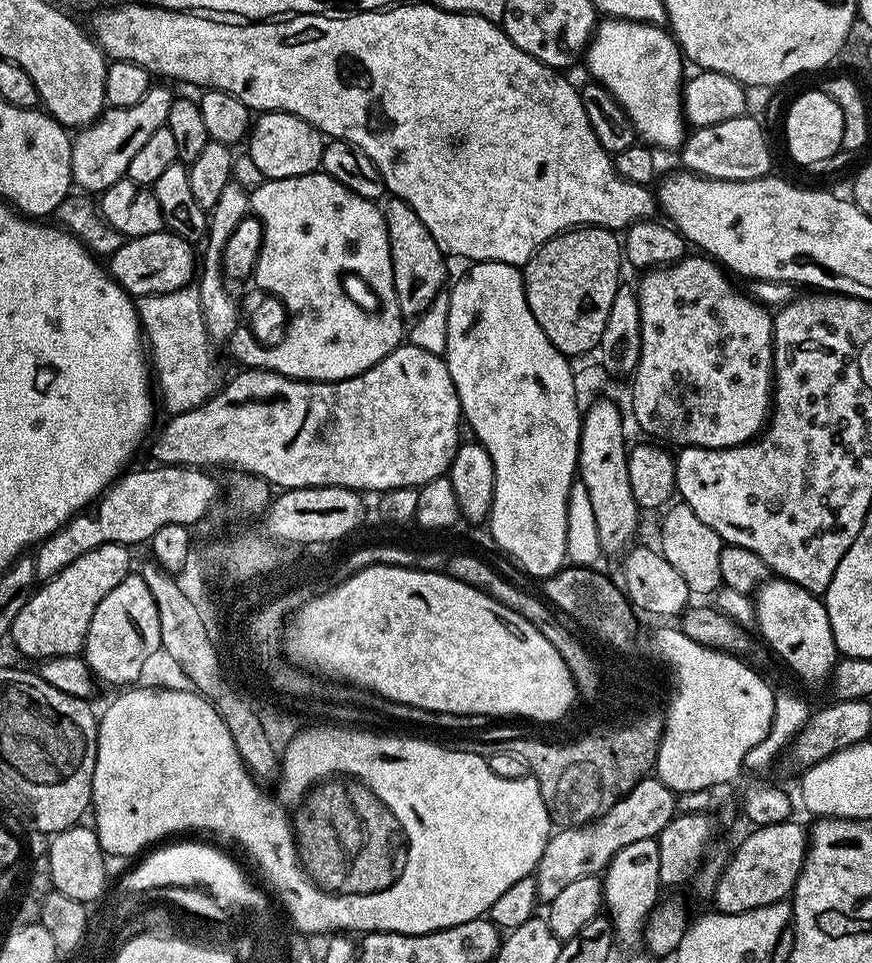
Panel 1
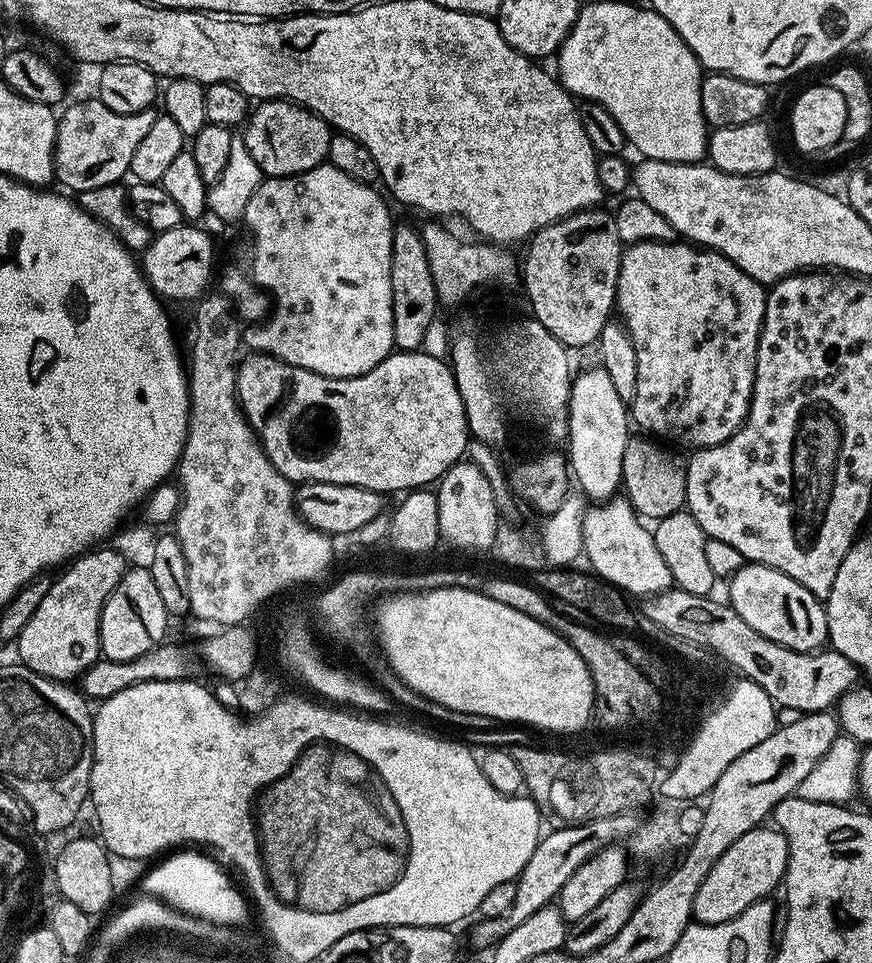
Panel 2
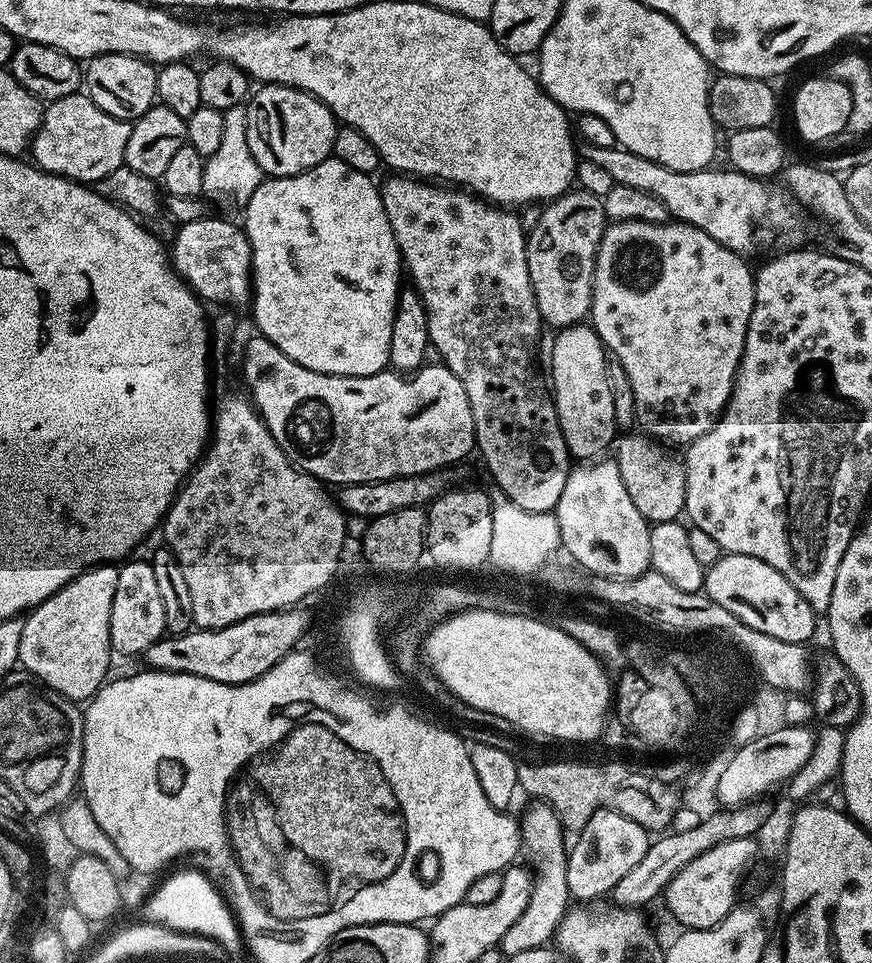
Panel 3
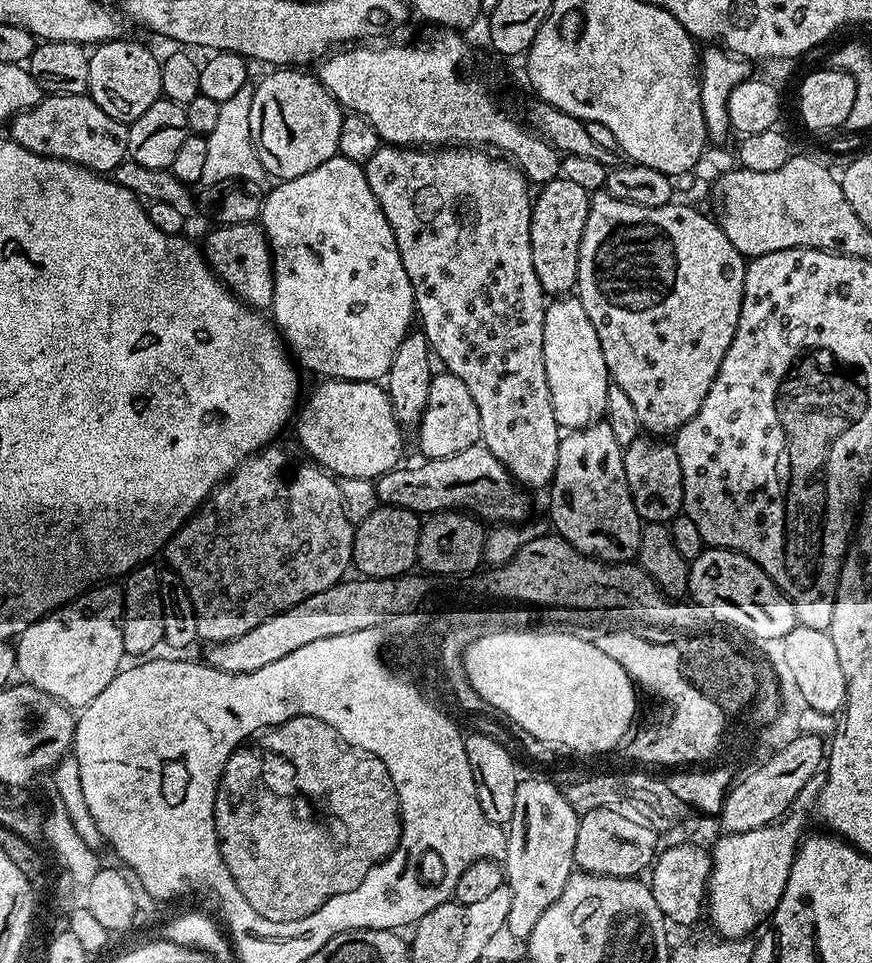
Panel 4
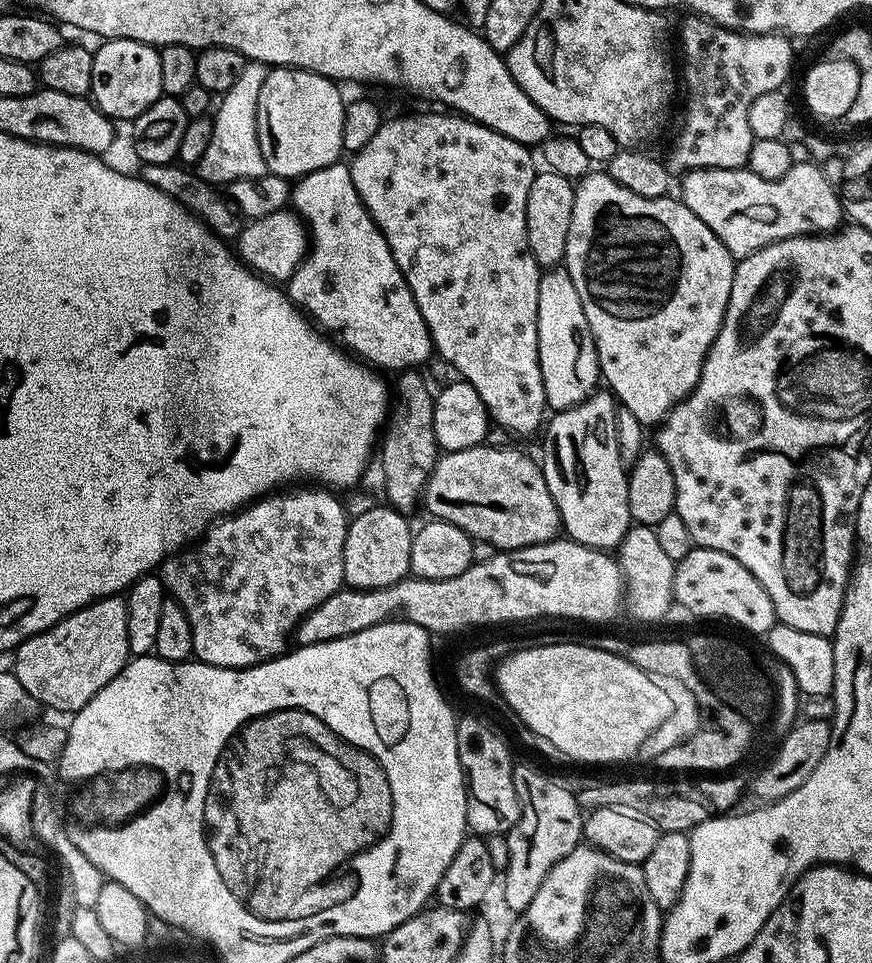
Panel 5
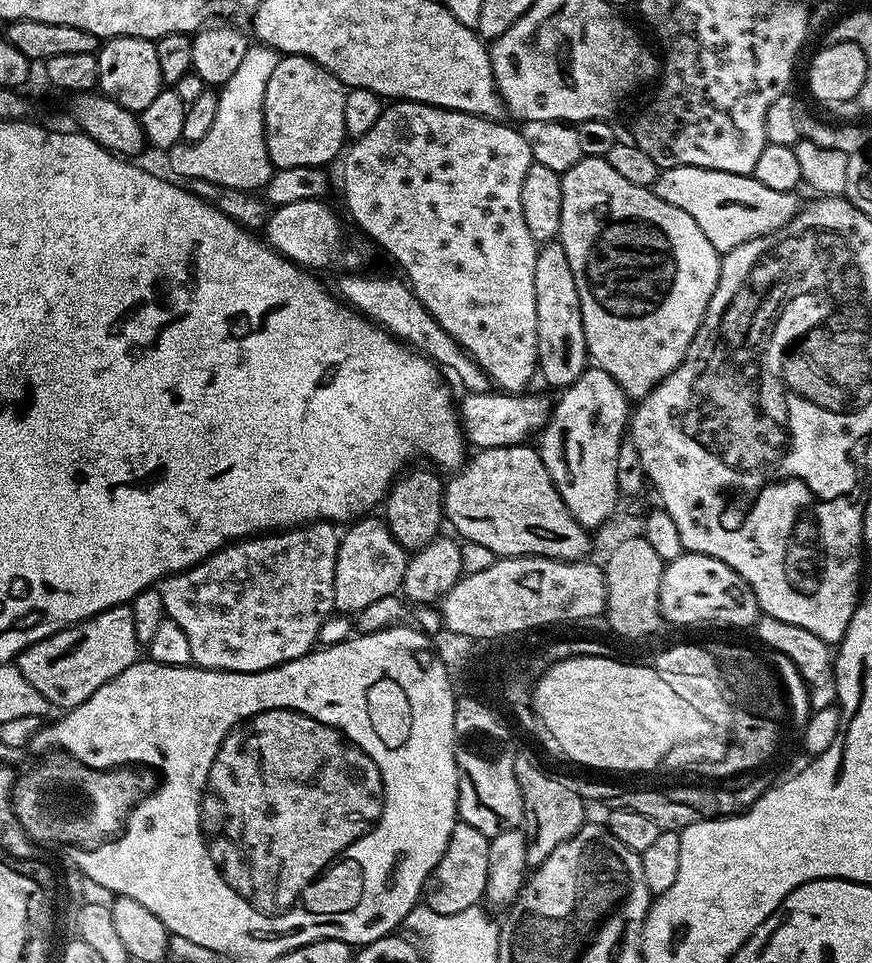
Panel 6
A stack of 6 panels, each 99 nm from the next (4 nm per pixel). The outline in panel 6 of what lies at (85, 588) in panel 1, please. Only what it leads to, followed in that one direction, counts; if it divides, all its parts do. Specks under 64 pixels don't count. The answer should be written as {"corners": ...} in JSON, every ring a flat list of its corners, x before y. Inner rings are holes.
{"corners":[[119,604,81,624,75,624,37,644,31,644,16,657,14,664,52,706,67,710,86,702,90,694,106,686,106,682,122,674,122,670,137,663,141,656,142,645,134,630,132,609,127,604]]}

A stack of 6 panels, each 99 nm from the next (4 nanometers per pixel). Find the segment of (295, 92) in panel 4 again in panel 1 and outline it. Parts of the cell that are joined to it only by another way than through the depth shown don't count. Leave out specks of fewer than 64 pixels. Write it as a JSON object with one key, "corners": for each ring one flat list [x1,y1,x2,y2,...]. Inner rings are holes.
{"corners":[[262,112,253,119,246,154,266,178,301,176,317,167,324,153,325,137,310,122,285,112]]}

